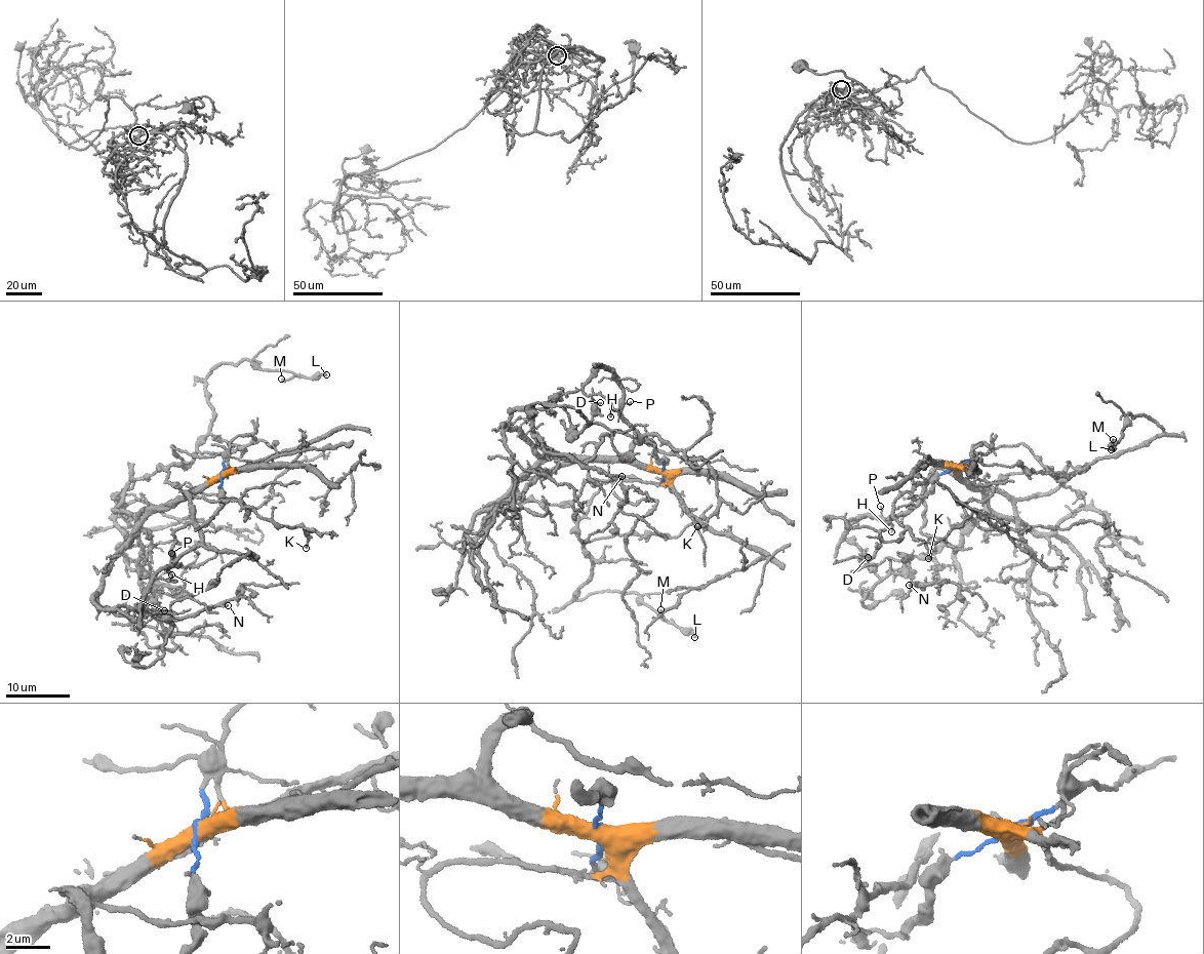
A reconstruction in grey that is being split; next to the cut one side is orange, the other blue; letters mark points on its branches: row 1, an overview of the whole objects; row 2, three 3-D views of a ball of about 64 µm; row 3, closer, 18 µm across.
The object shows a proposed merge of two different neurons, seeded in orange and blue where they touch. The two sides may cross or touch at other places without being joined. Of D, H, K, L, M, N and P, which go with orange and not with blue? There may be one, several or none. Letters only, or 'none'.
D, H, K, N, P

